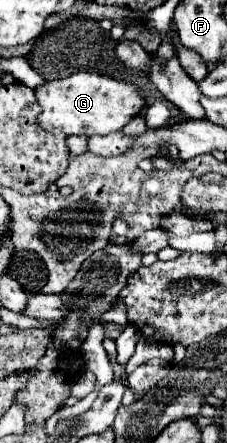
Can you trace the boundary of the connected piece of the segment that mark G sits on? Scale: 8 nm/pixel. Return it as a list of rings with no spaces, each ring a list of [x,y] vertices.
[[[87,71],[57,81],[45,81],[35,93],[37,103],[41,103],[37,125],[43,129],[63,129],[67,135],[107,135],[119,131],[145,105],[143,93],[135,85]]]

